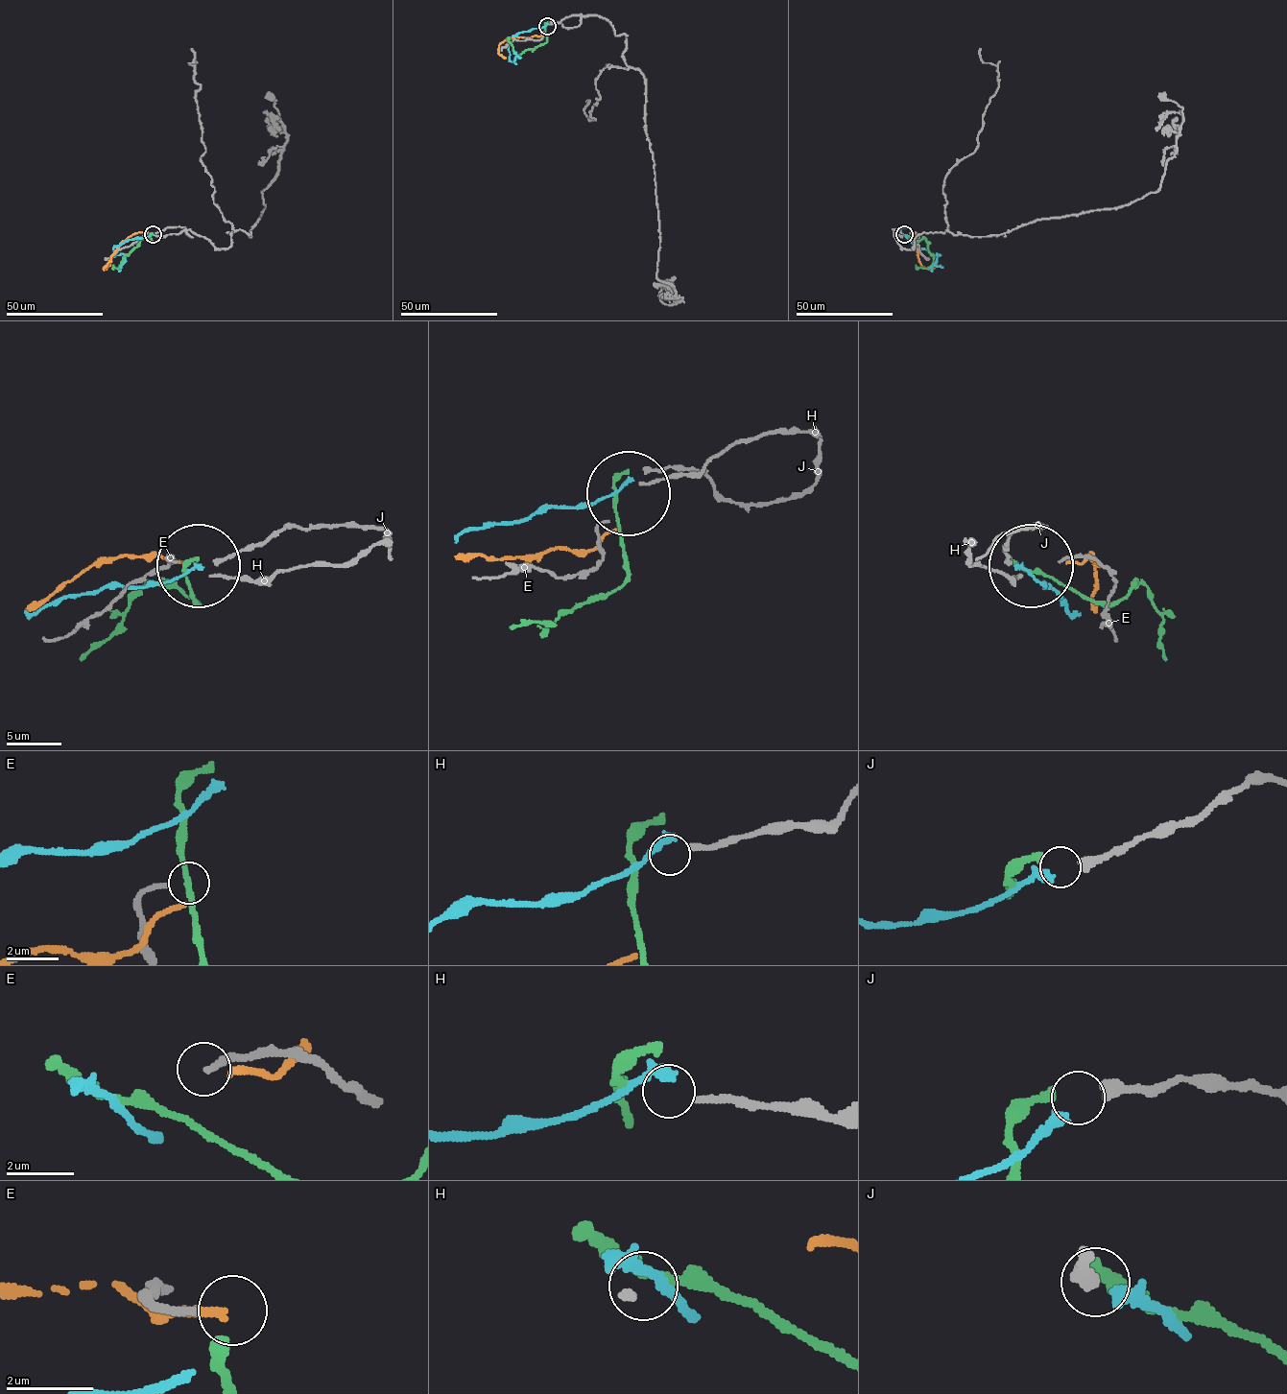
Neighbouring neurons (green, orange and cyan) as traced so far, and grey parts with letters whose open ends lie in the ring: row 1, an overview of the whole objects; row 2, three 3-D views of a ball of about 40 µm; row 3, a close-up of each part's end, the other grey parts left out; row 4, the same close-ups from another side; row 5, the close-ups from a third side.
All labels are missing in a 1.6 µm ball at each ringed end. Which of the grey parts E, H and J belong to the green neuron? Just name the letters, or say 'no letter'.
no letter

